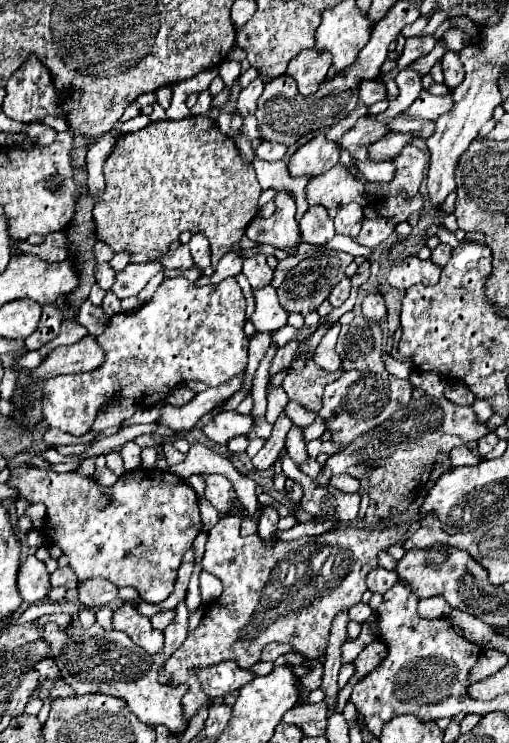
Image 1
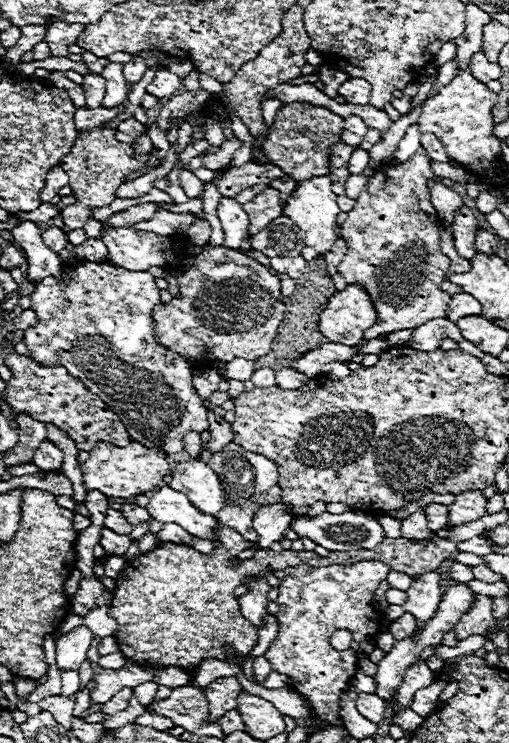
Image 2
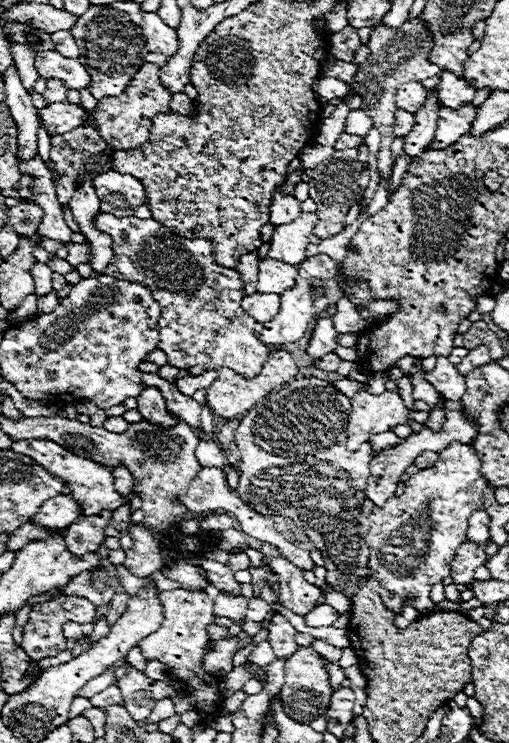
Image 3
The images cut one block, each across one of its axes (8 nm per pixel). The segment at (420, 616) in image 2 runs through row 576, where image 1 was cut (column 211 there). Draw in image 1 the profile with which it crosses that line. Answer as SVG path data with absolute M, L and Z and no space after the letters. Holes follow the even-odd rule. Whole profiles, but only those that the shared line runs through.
M222 412L216 414L214 418L206 420L206 424L200 426L200 430L212 440L212 442L220 442L226 444L228 440L236 438L236 436L246 436L254 426L252 416L242 416L238 412Z

